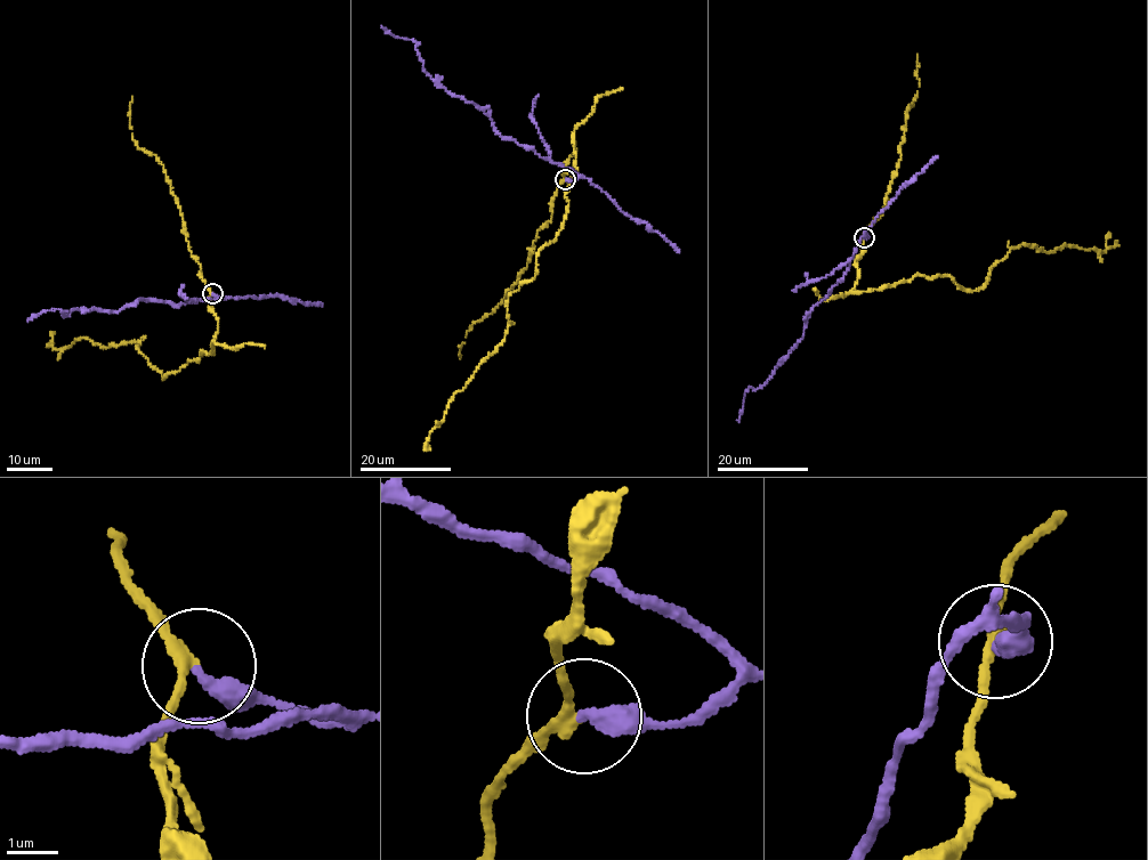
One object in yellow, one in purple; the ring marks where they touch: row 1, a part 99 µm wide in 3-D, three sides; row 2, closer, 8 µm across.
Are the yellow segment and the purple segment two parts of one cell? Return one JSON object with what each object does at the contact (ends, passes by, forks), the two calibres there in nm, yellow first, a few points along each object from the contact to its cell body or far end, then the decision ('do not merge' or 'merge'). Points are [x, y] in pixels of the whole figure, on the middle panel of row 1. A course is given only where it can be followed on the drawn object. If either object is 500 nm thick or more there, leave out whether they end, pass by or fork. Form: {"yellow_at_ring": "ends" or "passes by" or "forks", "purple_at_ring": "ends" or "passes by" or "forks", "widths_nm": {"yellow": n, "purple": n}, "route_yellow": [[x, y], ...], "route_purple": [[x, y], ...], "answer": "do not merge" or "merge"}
{"yellow_at_ring": "passes by", "purple_at_ring": "ends", "widths_nm": {"yellow": 190, "purple": 320}, "route_yellow": [[565, 179], [573, 139], [557, 238], [541, 249], [535, 277], [508, 298], [504, 341], [453, 397], [426, 447]], "route_purple": [[565, 179], [579, 175], [502, 138], [473, 103], [438, 87], [417, 42], [381, 26]], "answer": "do not merge"}

